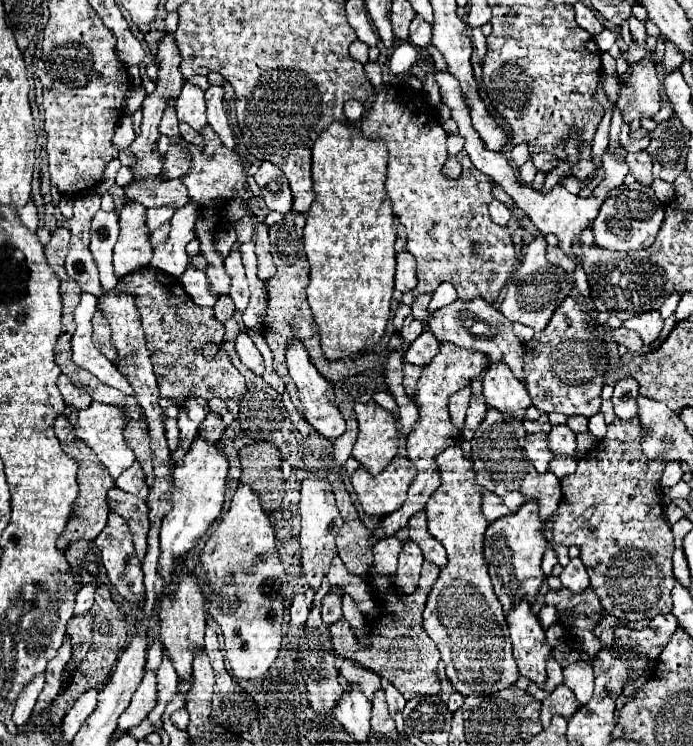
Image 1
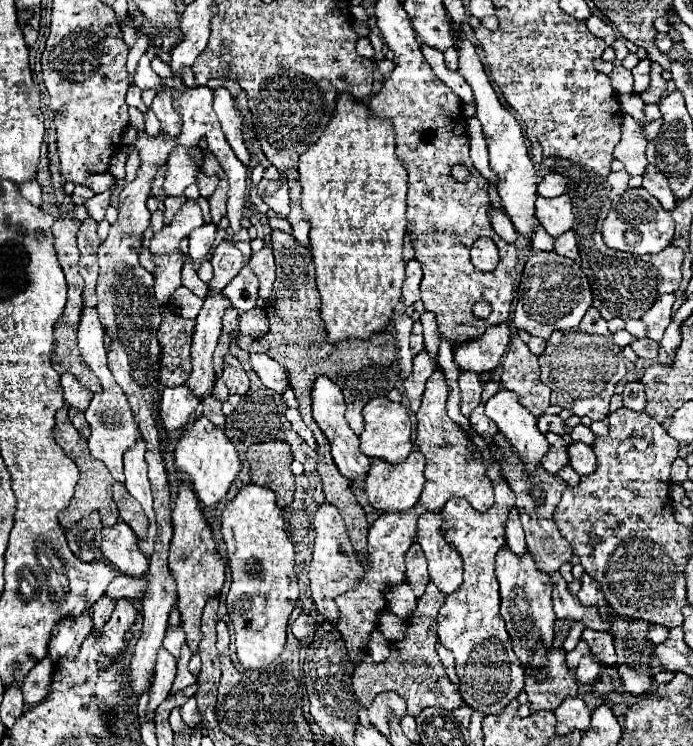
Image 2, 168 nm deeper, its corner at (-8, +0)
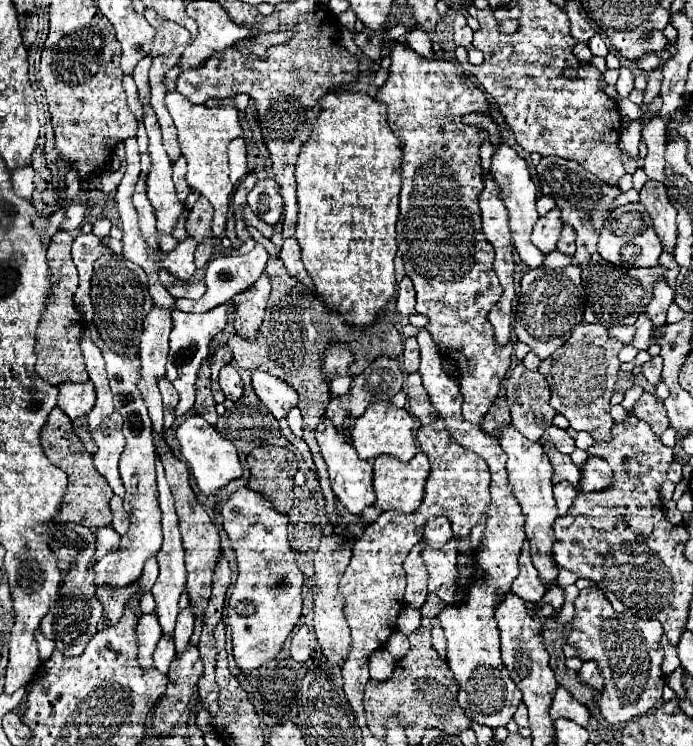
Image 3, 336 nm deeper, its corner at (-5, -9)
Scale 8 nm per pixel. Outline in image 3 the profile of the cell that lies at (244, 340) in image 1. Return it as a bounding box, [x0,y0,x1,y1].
[252,370,298,420]

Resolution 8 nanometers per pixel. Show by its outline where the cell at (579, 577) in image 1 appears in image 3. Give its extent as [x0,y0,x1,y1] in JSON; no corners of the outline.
[566,586,666,724]

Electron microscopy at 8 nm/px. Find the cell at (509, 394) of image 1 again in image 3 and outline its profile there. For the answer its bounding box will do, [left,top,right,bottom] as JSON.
[500,426,560,590]

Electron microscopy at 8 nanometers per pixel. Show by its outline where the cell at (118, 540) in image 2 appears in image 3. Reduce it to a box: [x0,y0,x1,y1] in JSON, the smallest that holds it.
[94,526,120,560]

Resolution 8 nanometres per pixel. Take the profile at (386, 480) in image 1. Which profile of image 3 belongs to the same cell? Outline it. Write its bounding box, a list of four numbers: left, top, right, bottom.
[374,452,430,512]

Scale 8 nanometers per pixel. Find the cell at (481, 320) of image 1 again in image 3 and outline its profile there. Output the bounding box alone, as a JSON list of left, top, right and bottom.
[504,362,556,442]

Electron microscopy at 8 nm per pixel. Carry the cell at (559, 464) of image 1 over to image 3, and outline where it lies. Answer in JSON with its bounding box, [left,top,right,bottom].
[554,482,578,516]

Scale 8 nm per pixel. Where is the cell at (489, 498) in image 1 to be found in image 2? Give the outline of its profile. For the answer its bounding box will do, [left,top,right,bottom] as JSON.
[505,507,527,553]

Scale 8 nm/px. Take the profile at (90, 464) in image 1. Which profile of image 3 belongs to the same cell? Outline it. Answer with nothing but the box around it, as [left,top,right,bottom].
[40,406,112,528]

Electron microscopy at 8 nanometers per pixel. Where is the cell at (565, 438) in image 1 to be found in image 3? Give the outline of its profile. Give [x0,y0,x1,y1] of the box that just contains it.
[580,458,614,492]

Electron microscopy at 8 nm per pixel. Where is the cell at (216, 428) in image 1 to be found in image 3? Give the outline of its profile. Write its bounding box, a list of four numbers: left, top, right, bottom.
[194,360,218,426]

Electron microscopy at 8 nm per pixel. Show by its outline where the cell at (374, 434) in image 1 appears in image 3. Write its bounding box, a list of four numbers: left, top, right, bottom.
[350,400,418,462]

